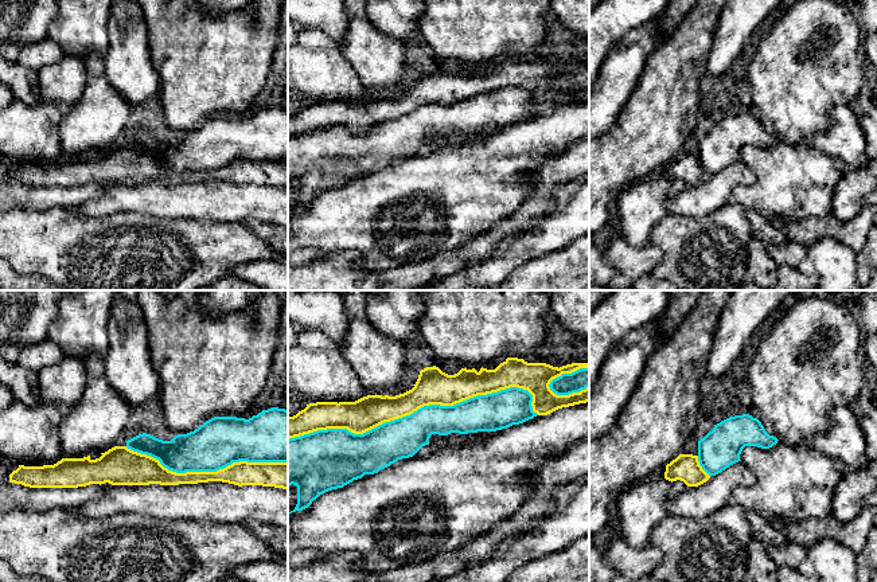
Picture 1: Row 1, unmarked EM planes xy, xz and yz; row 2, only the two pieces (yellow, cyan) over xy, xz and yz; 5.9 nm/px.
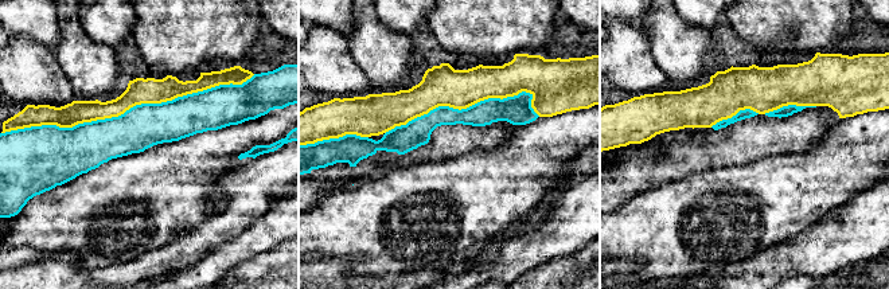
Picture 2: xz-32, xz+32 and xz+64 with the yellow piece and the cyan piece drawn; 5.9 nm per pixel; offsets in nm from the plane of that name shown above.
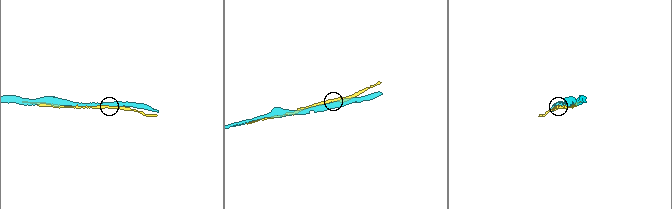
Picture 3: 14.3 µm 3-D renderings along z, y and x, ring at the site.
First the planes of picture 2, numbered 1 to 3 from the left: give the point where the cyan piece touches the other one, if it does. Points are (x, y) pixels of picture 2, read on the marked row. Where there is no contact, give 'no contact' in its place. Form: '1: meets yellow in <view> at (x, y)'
1: meets yellow in xz-32 at (128, 109)
2: meets yellow in xz+32 at (468, 106)
3: meets yellow in xz+64 at (790, 104)

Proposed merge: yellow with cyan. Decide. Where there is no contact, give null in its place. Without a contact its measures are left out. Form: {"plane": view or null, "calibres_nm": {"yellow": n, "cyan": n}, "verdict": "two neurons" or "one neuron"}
{"plane": "xz", "calibres_nm": {"yellow": 200, "cyan": 240}, "verdict": "two neurons"}

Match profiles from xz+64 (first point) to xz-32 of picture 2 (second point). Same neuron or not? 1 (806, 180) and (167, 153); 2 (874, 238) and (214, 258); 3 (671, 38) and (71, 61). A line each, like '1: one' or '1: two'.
1: one
2: one
3: one

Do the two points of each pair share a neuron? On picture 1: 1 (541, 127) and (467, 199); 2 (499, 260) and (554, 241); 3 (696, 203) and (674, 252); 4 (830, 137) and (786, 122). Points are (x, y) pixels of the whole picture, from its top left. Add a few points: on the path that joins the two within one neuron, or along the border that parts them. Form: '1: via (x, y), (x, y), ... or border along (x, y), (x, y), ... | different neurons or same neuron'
1: via (523, 145), (486, 180) | same neuron
2: via (513, 254), (541, 241) | same neuron
3: border along (720, 209), (702, 217), (669, 214) | different neurons
4: border along (831, 105), (829, 124), (806, 141) | different neurons

